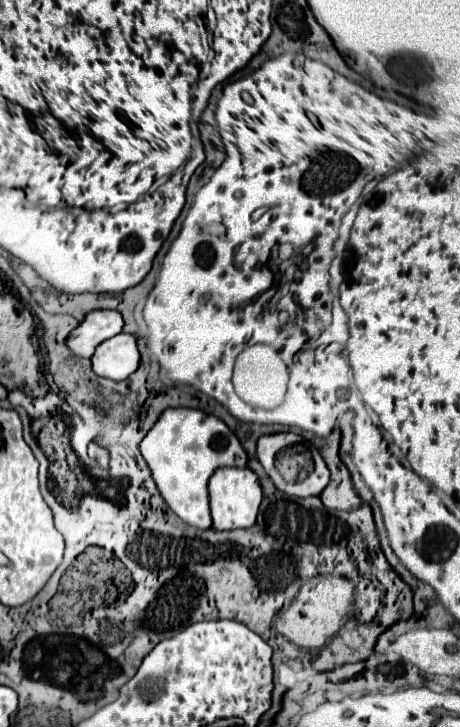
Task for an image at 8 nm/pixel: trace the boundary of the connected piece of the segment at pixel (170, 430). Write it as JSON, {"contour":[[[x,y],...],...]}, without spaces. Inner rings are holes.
{"contour":[[[168,408],[140,442],[140,452],[150,466],[168,508],[192,528],[210,528],[208,480],[218,468],[246,468],[248,454],[234,432],[216,416],[194,408]]]}

